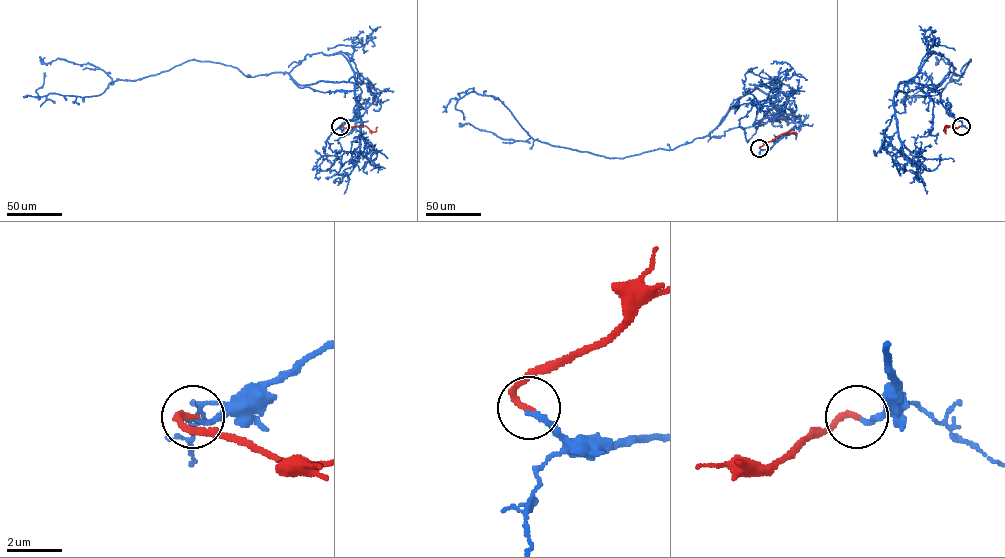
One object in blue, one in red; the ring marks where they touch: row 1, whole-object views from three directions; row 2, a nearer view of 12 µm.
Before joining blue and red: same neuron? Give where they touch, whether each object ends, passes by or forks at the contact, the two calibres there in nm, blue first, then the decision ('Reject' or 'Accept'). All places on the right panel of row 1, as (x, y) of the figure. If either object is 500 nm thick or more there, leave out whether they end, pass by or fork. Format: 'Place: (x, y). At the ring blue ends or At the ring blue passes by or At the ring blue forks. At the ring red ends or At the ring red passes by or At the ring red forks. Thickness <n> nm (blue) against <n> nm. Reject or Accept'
Place: (961, 126). At the ring blue ends. At the ring red ends. Thickness 160 nm (blue) against 200 nm. Accept

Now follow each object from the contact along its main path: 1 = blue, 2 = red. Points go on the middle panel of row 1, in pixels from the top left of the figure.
1: (759, 148), (795, 127), (773, 107), (719, 138), (618, 158), (534, 140), (491, 96), (459, 99), (465, 120)
2: (759, 148), (789, 131), (797, 133)

